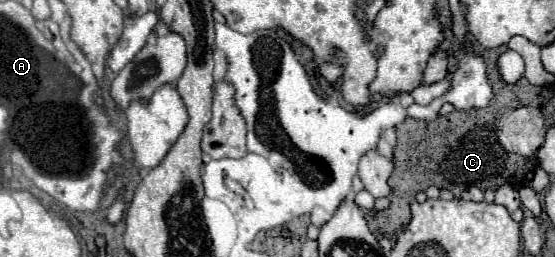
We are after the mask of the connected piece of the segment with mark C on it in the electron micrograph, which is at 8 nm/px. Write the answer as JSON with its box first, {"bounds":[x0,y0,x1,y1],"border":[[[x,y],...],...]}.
{"bounds":[367,80,539,236],"border":[[[521,80],[519,84],[495,84],[497,98],[491,102],[491,106],[483,110],[467,110],[467,112],[451,112],[447,116],[437,116],[431,122],[407,118],[397,126],[397,146],[395,146],[395,170],[389,178],[391,182],[391,206],[389,210],[375,212],[373,216],[367,216],[369,228],[377,236],[389,236],[403,226],[409,224],[411,212],[409,206],[415,200],[417,192],[427,190],[429,186],[447,188],[457,198],[461,192],[469,186],[477,186],[479,190],[497,190],[503,184],[509,184],[513,188],[525,186],[527,172],[535,170],[535,158],[525,158],[519,154],[511,154],[503,150],[503,146],[497,140],[497,120],[503,116],[507,108],[525,104],[539,106],[537,102],[539,88],[531,86],[527,80]]]}

